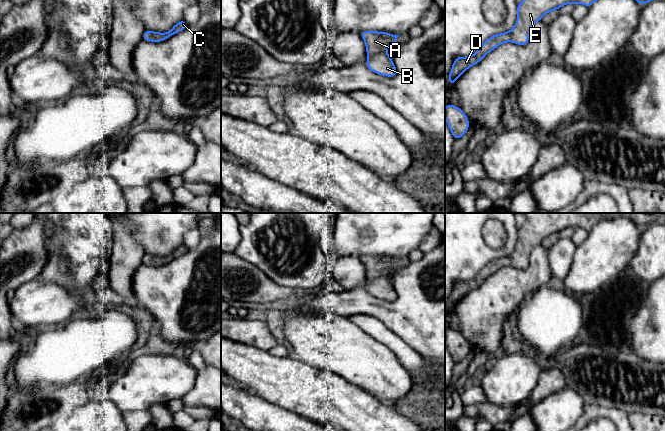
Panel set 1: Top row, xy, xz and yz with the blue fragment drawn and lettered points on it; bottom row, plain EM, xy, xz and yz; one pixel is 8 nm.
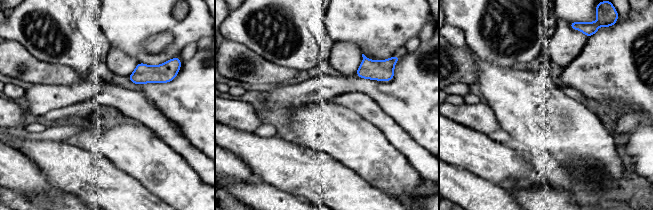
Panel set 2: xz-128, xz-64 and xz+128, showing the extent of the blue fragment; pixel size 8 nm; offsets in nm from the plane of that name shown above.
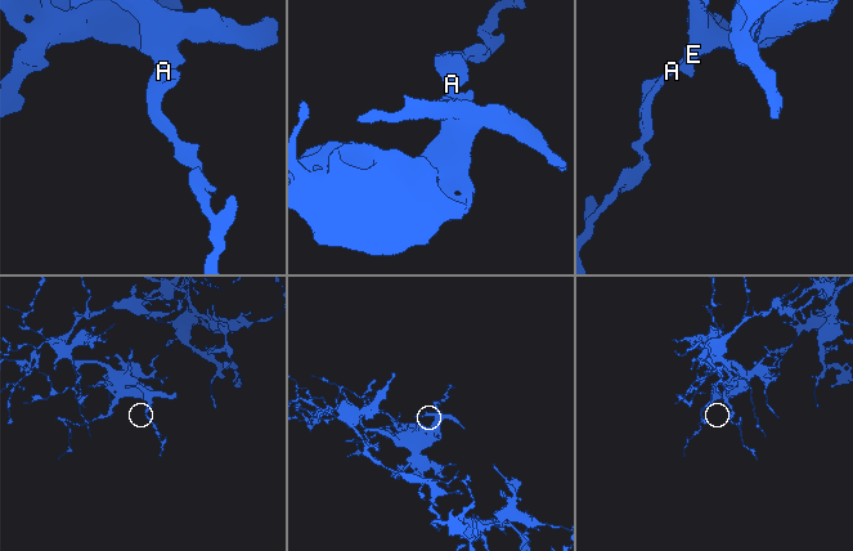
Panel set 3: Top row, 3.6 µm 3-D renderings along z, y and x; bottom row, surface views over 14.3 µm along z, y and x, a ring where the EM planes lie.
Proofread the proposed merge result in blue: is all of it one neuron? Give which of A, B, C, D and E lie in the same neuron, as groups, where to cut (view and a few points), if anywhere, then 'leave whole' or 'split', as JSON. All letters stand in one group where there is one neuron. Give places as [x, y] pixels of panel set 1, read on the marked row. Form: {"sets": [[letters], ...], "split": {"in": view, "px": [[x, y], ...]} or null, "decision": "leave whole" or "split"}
{"sets": [["A", "B", "C", "D", "E"]], "split": null, "decision": "leave whole"}

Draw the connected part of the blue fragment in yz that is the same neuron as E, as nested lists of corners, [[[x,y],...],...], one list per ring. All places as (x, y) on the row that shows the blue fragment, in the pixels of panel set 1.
[[[523,0],[517,6],[517,19],[510,32],[496,34],[486,40],[473,56],[457,57],[449,74],[448,83],[454,84],[463,72],[480,62],[486,54],[502,43],[511,41],[518,45],[526,45],[533,24],[540,21],[544,14],[557,10],[568,3],[584,4],[590,7],[596,0]]]

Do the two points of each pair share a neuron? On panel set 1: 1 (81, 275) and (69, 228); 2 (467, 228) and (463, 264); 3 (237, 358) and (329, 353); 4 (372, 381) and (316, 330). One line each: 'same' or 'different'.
1: same
2: same
3: different
4: same

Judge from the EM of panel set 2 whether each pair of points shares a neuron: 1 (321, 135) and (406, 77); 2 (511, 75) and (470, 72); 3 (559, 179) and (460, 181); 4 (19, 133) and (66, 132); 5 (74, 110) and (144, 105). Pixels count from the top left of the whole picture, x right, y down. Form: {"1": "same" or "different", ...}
{"1": "different", "2": "different", "3": "different", "4": "same", "5": "same"}

